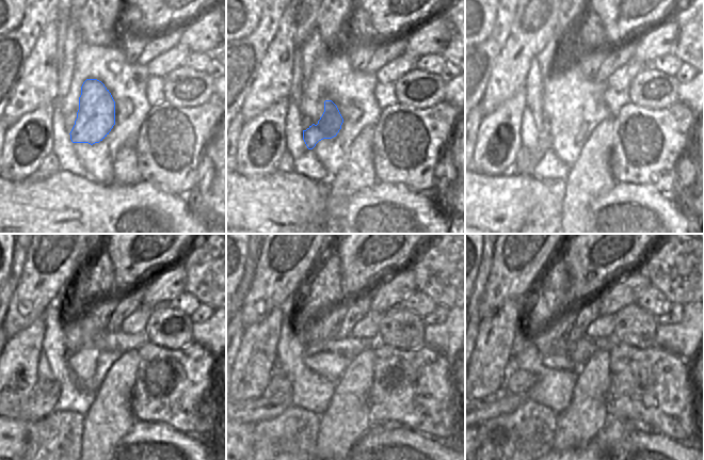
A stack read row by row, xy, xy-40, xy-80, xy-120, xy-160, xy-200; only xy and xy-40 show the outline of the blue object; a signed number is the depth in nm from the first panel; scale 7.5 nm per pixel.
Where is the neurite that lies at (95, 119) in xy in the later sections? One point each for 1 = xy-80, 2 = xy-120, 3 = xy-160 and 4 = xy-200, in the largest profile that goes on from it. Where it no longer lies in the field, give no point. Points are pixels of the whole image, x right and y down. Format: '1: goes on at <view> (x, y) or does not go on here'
1: goes on at xy-80 (544, 138)
2: goes on at xy-120 (42, 402)
3: goes on at xy-160 (270, 405)
4: goes on at xy-200 (502, 401)

